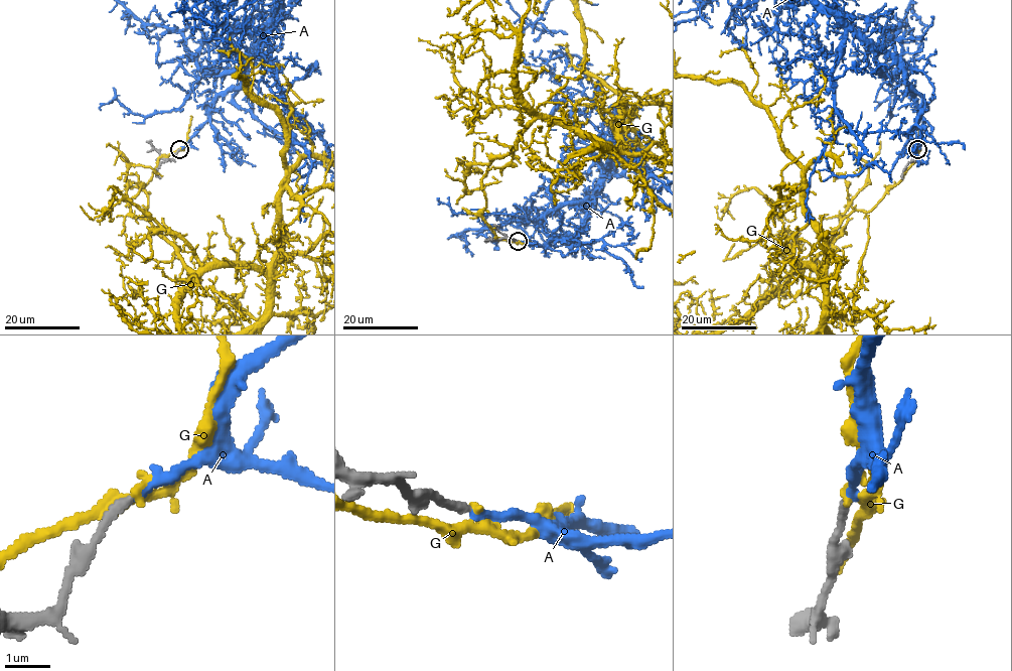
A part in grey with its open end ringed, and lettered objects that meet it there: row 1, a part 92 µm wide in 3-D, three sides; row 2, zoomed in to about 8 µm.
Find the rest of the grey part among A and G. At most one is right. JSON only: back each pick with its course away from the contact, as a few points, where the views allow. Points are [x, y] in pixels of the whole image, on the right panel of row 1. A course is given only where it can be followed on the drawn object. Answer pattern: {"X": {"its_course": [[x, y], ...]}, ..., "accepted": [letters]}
{"accepted": ["A"]}

